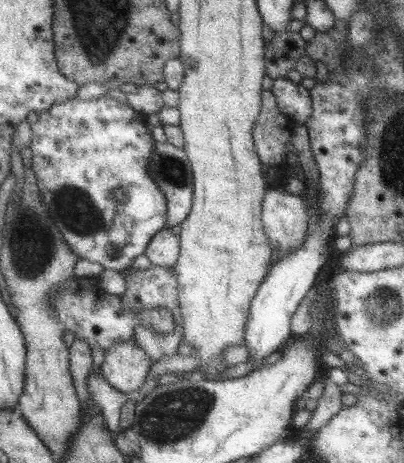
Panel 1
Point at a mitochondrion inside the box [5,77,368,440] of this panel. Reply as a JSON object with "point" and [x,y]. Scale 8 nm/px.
{"point":[73,207]}

